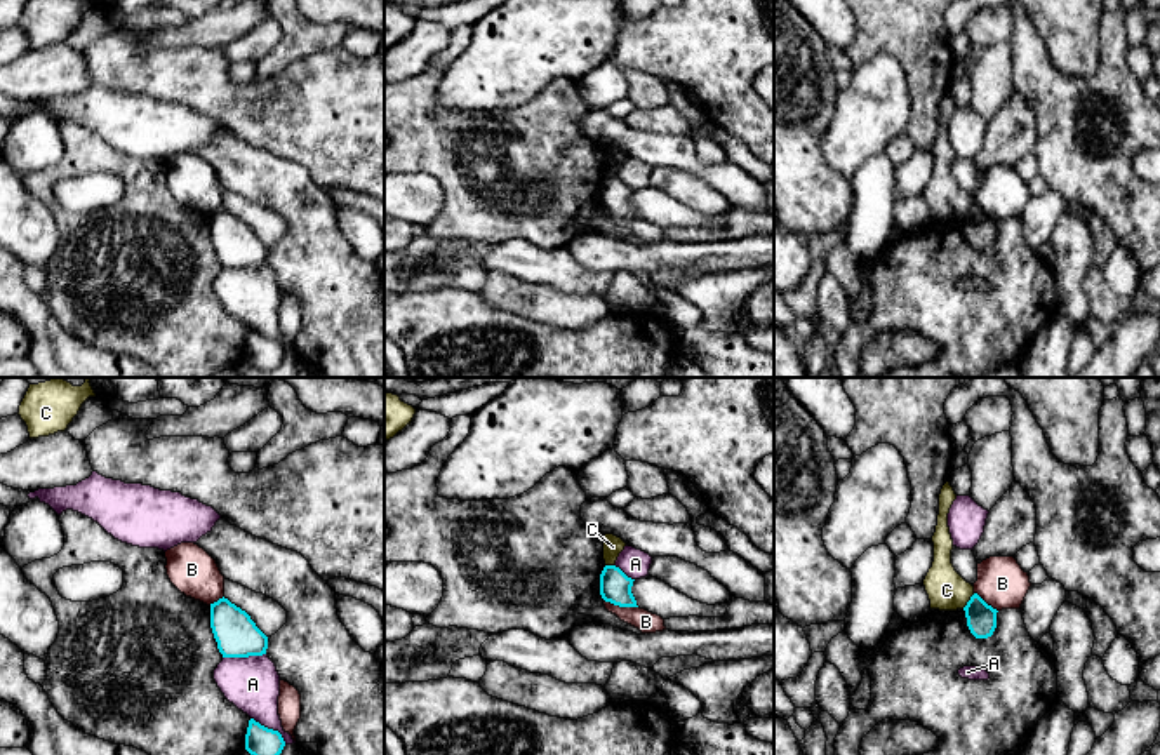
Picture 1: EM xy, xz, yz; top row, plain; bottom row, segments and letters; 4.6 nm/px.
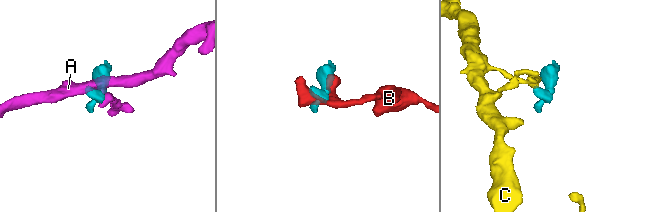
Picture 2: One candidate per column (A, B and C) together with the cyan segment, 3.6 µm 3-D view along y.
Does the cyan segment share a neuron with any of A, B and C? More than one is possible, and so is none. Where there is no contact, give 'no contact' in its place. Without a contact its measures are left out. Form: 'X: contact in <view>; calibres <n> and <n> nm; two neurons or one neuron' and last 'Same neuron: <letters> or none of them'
A: contact in xy; calibres 200 and 260 nm; two neurons
B: contact in xz; calibres 140 and 100 nm; two neurons
C: contact in yz; calibres 140 and 180 nm; two neurons
Same neuron: none of them

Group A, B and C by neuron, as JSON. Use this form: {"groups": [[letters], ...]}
{"groups": [["A"], ["B"], ["C"]]}

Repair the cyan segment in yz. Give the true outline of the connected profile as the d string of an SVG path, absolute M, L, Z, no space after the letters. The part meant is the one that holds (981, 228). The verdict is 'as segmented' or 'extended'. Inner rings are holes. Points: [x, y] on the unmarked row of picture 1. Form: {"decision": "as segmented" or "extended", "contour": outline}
{"decision": "as segmented", "contour": "M974 204L963 221L967 237L976 249L988 249L993 245L997 238L997 219Z"}

